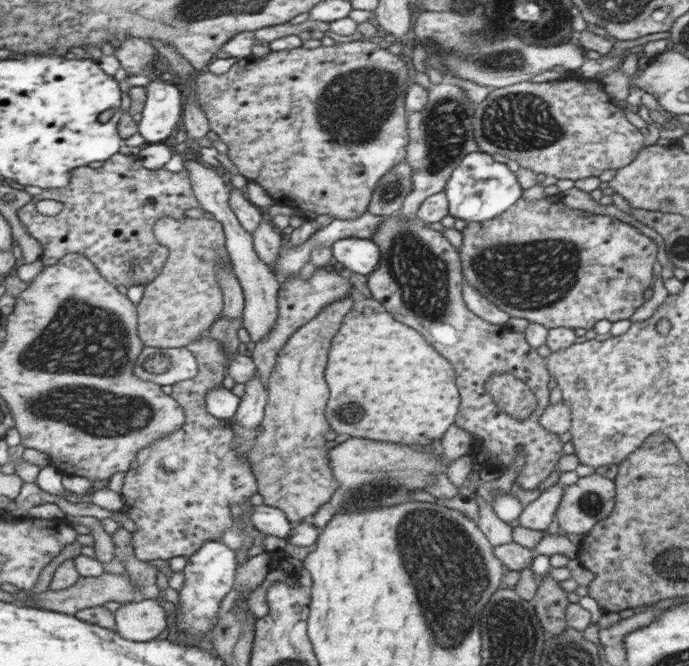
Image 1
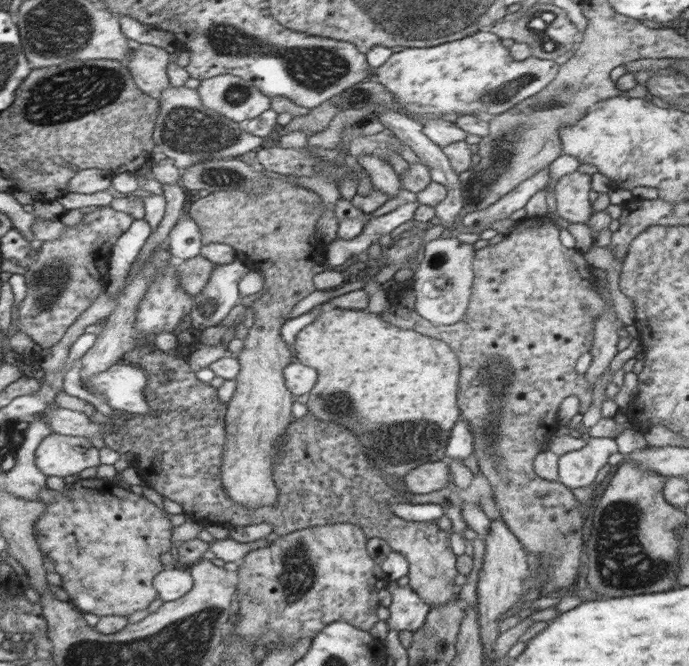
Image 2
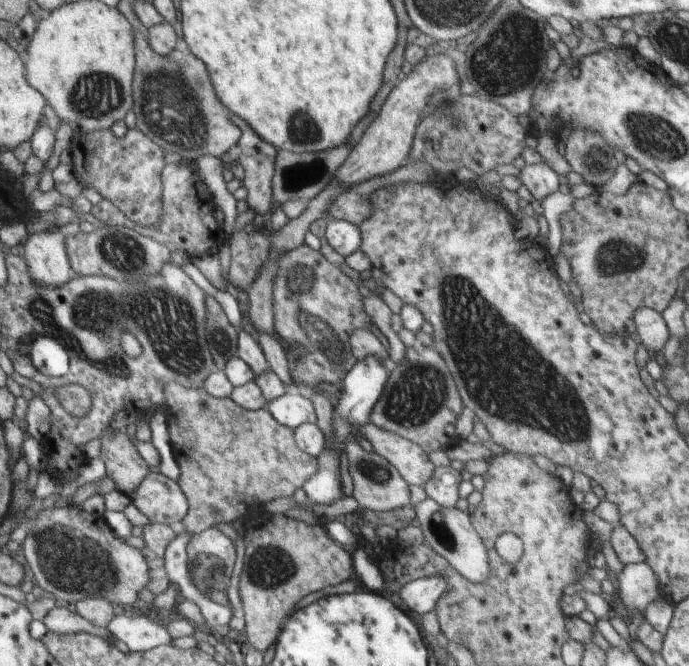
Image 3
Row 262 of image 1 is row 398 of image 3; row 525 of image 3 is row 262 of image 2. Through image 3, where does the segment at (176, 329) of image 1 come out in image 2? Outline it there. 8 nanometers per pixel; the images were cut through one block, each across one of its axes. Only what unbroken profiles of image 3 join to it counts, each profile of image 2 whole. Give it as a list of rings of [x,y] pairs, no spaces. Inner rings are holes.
[[[198,254],[188,260],[183,260],[176,265],[176,271],[180,275],[180,285],[186,293],[196,295],[206,286],[210,280],[212,270],[216,268],[216,263]]]

